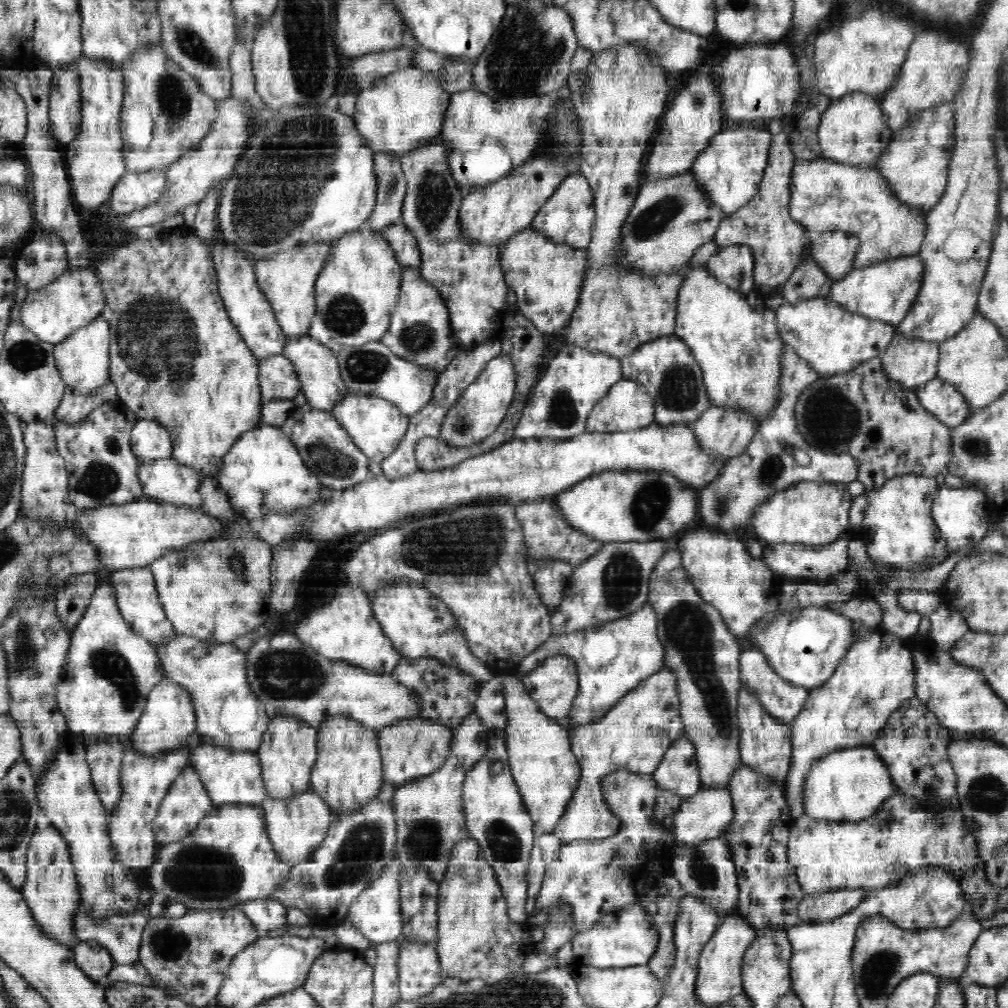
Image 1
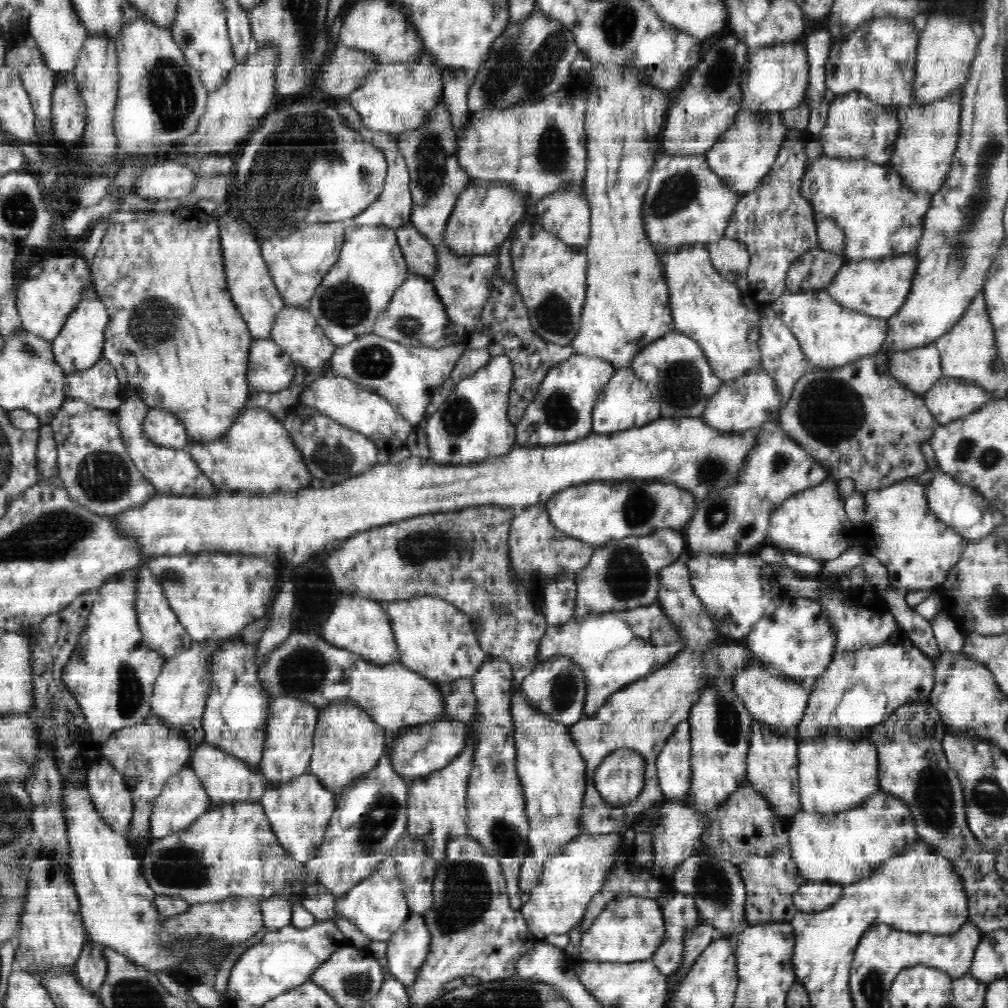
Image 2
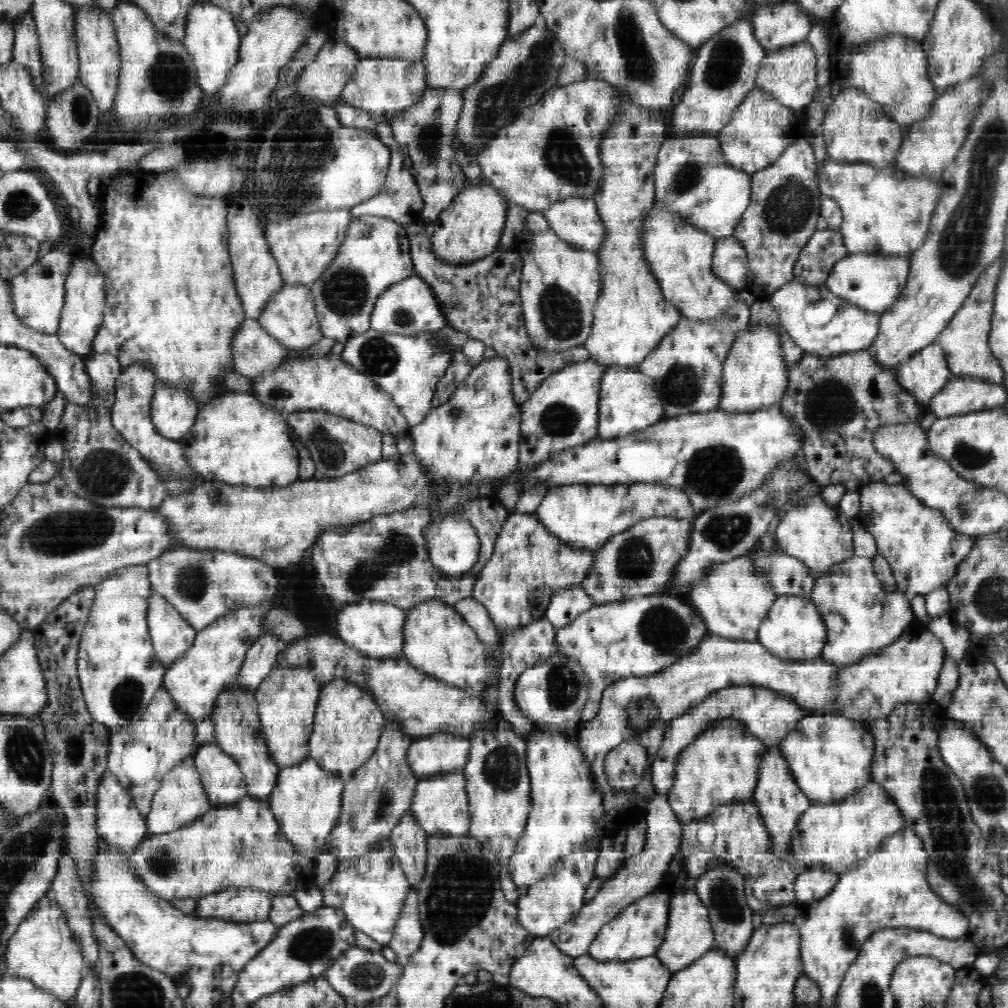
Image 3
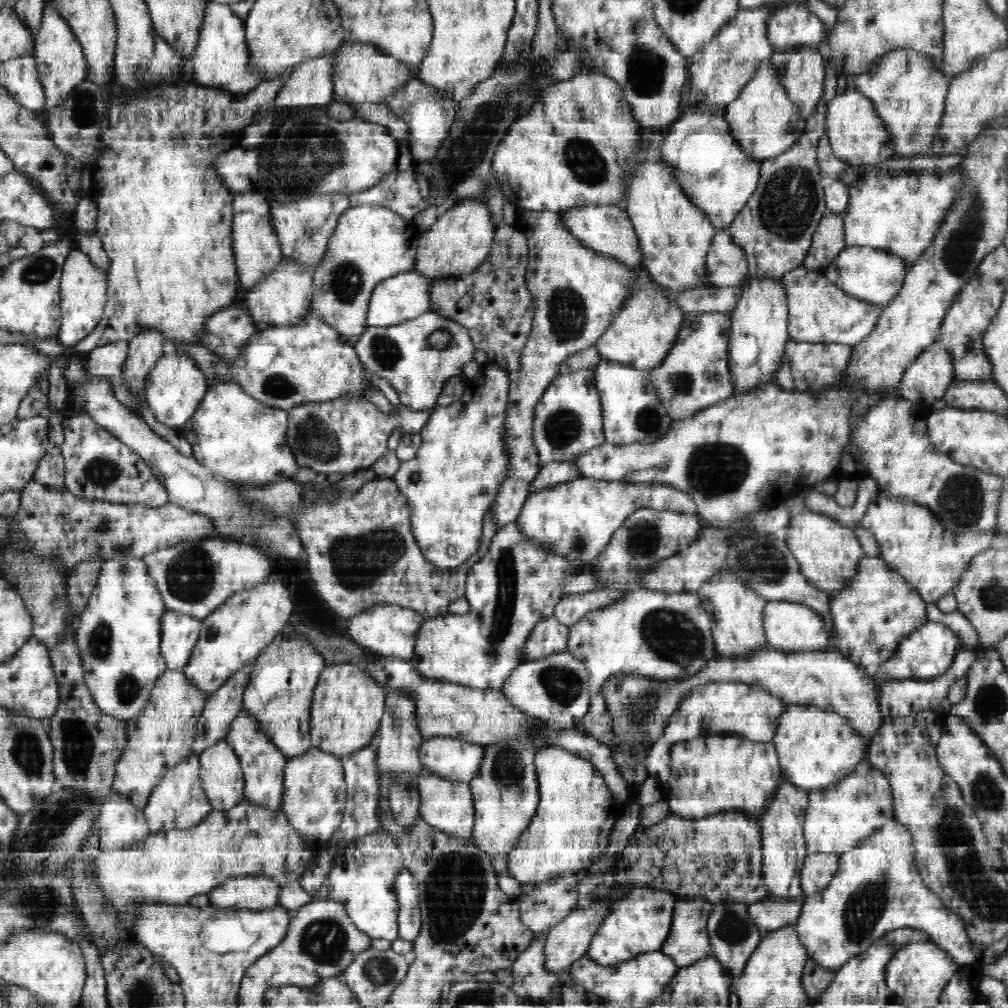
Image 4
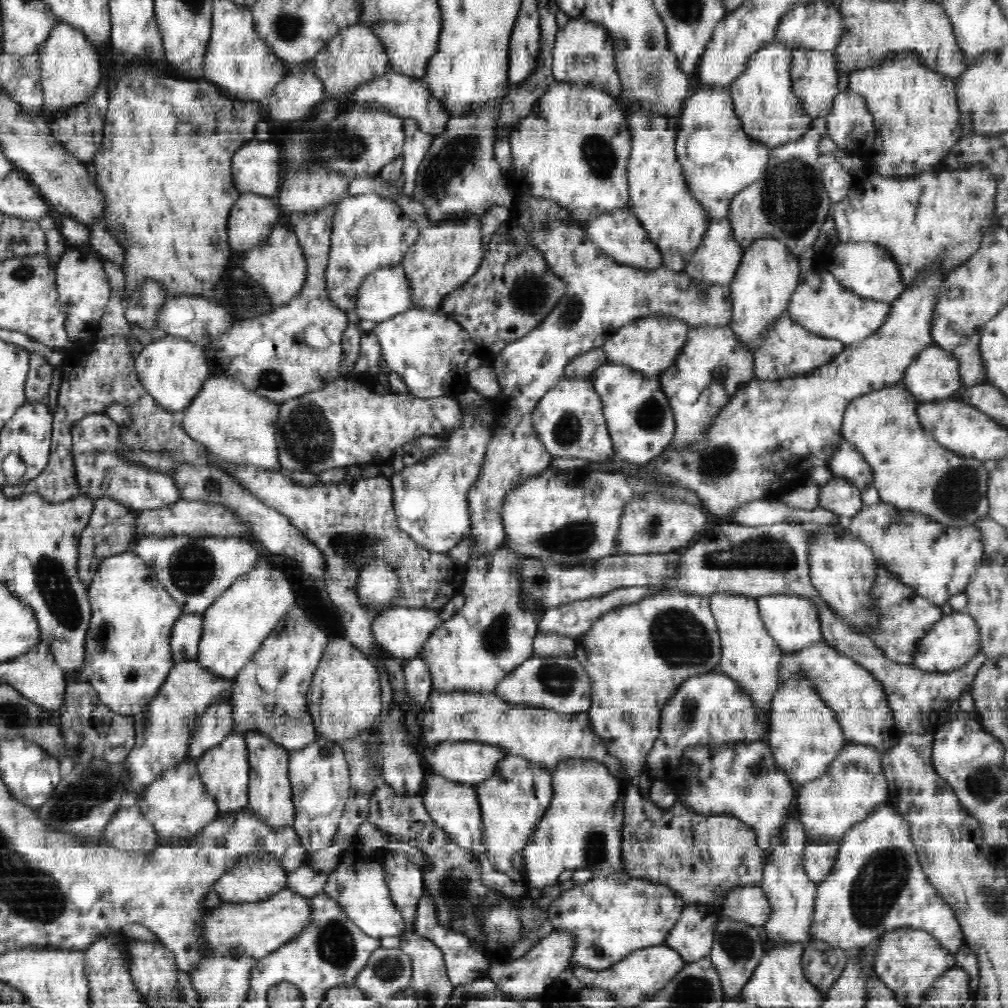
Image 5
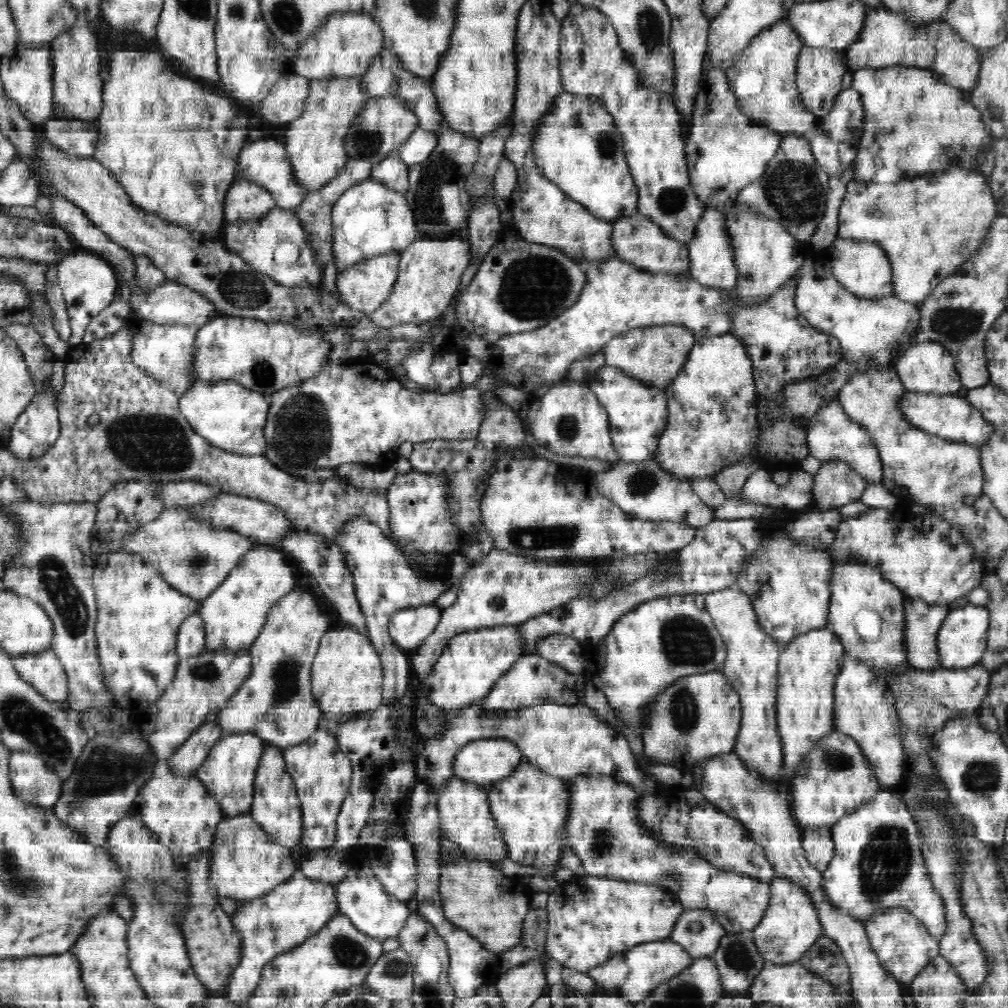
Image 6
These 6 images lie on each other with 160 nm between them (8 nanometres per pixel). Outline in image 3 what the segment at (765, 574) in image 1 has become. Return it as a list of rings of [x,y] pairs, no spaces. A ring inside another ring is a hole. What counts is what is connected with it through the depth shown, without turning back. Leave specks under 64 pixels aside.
[[[747,555],[712,567],[690,590],[692,604],[704,621],[708,635],[714,634],[722,639],[737,641],[757,640],[759,626],[768,616],[770,607],[777,597],[765,580],[753,574]]]

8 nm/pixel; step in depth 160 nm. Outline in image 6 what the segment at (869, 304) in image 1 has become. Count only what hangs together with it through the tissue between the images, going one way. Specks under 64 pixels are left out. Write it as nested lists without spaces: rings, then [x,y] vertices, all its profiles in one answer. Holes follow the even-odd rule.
[[[836,238],[828,251],[827,267],[846,291],[863,299],[879,299],[894,293],[893,268],[884,250],[877,242]]]

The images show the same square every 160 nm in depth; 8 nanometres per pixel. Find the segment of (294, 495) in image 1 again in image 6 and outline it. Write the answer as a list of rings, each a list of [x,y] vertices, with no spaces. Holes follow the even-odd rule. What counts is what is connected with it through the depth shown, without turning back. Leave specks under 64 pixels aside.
[[[233,381],[220,383],[194,382],[188,392],[180,396],[179,409],[191,424],[194,432],[203,436],[208,443],[212,443],[226,452],[244,453],[252,456],[254,453],[264,455],[264,424],[267,422],[269,402],[269,397],[247,390]]]

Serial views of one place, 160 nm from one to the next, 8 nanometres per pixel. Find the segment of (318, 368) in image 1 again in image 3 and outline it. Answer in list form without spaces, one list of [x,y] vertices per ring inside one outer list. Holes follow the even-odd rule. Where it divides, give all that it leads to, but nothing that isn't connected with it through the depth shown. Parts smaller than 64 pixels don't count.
[[[283,284],[282,288],[265,302],[259,324],[285,348],[308,348],[318,344],[323,337],[317,322],[311,288],[306,285]]]

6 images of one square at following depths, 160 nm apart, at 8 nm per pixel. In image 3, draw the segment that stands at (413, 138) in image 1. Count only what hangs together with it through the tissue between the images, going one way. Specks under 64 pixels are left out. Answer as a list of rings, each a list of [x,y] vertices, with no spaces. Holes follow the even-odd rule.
[[[362,57],[349,74],[341,98],[348,106],[367,110],[376,123],[391,123],[392,116],[412,105],[429,87],[425,82],[425,70],[421,61],[406,61],[398,57]]]

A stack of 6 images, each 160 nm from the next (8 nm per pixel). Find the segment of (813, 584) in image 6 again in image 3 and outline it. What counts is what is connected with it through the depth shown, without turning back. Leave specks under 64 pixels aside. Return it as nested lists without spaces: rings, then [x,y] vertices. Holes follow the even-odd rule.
[[[779,596],[770,607],[768,616],[759,626],[757,641],[778,657],[787,660],[812,660],[821,658],[827,636],[828,629],[823,616],[811,599]]]

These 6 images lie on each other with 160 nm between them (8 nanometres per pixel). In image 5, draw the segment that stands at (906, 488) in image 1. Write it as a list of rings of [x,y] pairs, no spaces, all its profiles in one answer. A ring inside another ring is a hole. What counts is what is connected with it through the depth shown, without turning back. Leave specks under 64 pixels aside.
[[[890,503],[864,506],[843,524],[853,538],[860,539],[873,552],[878,568],[886,570],[936,605],[947,603],[951,596],[964,592],[985,556],[981,533],[975,526],[952,528],[922,513]]]

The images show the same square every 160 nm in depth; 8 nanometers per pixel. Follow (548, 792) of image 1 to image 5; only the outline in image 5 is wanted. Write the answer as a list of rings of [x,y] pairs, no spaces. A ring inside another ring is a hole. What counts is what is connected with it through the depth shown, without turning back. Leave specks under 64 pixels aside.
[[[583,760],[560,764],[550,772],[555,798],[523,852],[528,889],[553,885],[577,869],[588,869],[593,877],[626,873],[621,835],[625,817],[622,782],[600,764]]]

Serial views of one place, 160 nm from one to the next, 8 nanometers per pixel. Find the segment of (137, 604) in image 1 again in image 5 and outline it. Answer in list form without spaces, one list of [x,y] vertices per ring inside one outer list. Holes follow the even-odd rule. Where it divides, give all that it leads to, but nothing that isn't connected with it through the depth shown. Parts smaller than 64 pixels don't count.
[[[184,613],[176,619],[171,634],[171,653],[176,663],[194,660],[202,635],[202,614]]]

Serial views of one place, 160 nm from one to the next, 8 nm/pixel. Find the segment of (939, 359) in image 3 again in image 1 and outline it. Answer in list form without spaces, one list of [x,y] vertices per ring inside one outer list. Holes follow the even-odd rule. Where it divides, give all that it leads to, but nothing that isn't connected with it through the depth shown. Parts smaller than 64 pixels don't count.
[[[895,334],[879,357],[889,379],[900,383],[905,389],[915,391],[936,378],[939,343]]]

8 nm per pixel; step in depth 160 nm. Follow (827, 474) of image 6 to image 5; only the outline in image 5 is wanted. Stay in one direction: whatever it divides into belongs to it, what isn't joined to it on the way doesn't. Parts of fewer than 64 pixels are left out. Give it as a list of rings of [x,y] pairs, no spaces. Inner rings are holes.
[[[833,477],[820,486],[820,506],[837,514],[843,521],[856,516],[864,507],[862,490],[845,478]]]

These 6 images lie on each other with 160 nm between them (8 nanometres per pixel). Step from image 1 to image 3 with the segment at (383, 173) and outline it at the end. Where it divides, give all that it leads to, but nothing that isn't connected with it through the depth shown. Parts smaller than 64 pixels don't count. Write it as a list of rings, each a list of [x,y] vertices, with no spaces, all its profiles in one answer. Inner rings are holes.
[[[387,121],[376,123],[375,132],[379,139],[382,140],[384,144],[387,144],[391,150],[391,163],[389,164],[387,178],[384,188],[381,188],[376,196],[361,201],[360,204],[350,209],[351,215],[353,217],[384,216],[390,220],[399,221],[404,227],[412,223],[421,222],[423,197],[419,191],[419,185],[416,184],[415,175],[411,172],[409,165],[407,165],[406,156],[394,137],[394,129],[391,127],[391,123]]]

